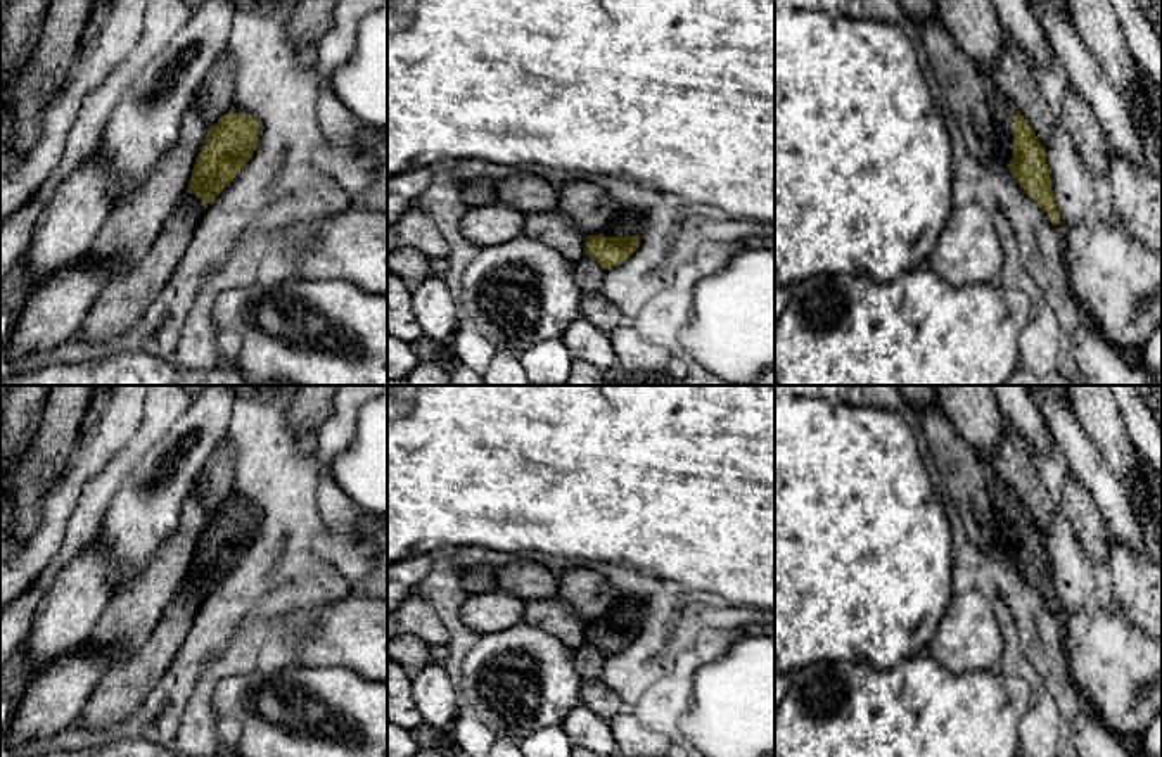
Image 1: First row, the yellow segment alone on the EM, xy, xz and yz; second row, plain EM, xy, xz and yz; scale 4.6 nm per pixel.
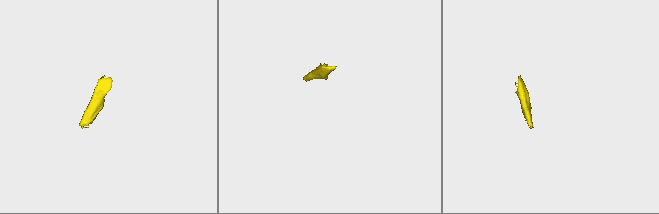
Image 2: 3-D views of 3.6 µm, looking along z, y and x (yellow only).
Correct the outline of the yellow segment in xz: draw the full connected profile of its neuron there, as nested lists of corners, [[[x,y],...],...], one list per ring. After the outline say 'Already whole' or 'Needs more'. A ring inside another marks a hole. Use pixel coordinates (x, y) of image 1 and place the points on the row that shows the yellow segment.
[[[617,213],[598,233],[584,240],[584,254],[603,270],[622,264],[638,247],[645,223],[638,214]]]. Needs more

